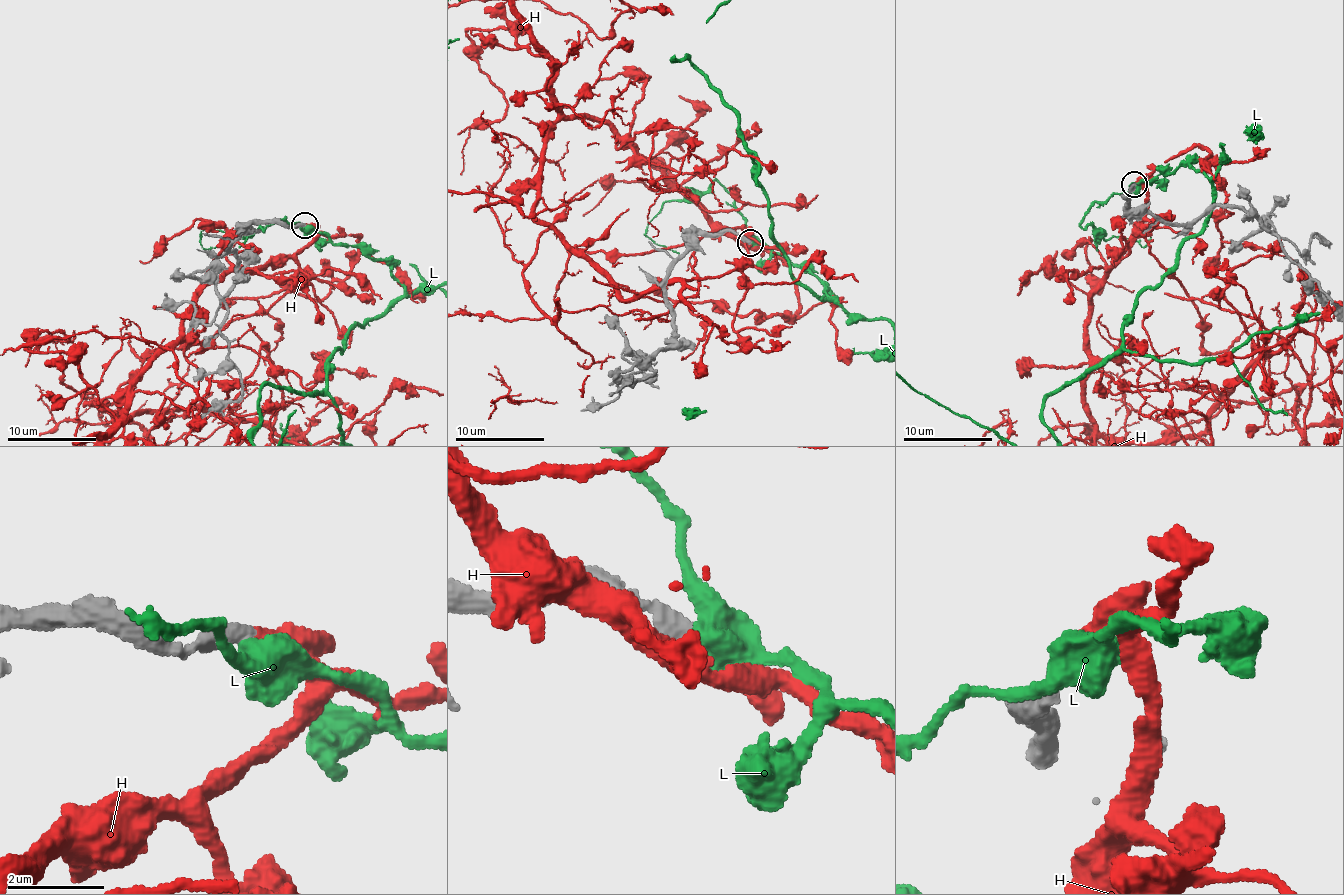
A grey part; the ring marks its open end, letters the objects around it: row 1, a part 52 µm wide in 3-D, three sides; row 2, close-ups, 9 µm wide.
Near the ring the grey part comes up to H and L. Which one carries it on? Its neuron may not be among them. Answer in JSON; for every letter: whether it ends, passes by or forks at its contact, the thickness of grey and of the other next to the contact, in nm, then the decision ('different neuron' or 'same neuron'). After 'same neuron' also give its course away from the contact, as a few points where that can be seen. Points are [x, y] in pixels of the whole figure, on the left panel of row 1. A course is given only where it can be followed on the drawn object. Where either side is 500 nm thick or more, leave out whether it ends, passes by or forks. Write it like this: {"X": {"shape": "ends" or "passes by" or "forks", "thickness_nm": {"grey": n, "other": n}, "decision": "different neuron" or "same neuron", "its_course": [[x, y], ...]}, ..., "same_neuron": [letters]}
{"H": {"shape": "ends", "thickness_nm": {"grey": 440, "other": 440}, "decision": "same neuron"}, "L": {"shape": "passes by", "thickness_nm": {"grey": 440, "other": 480}, "decision": "different neuron"}, "same_neuron": ["H"]}

